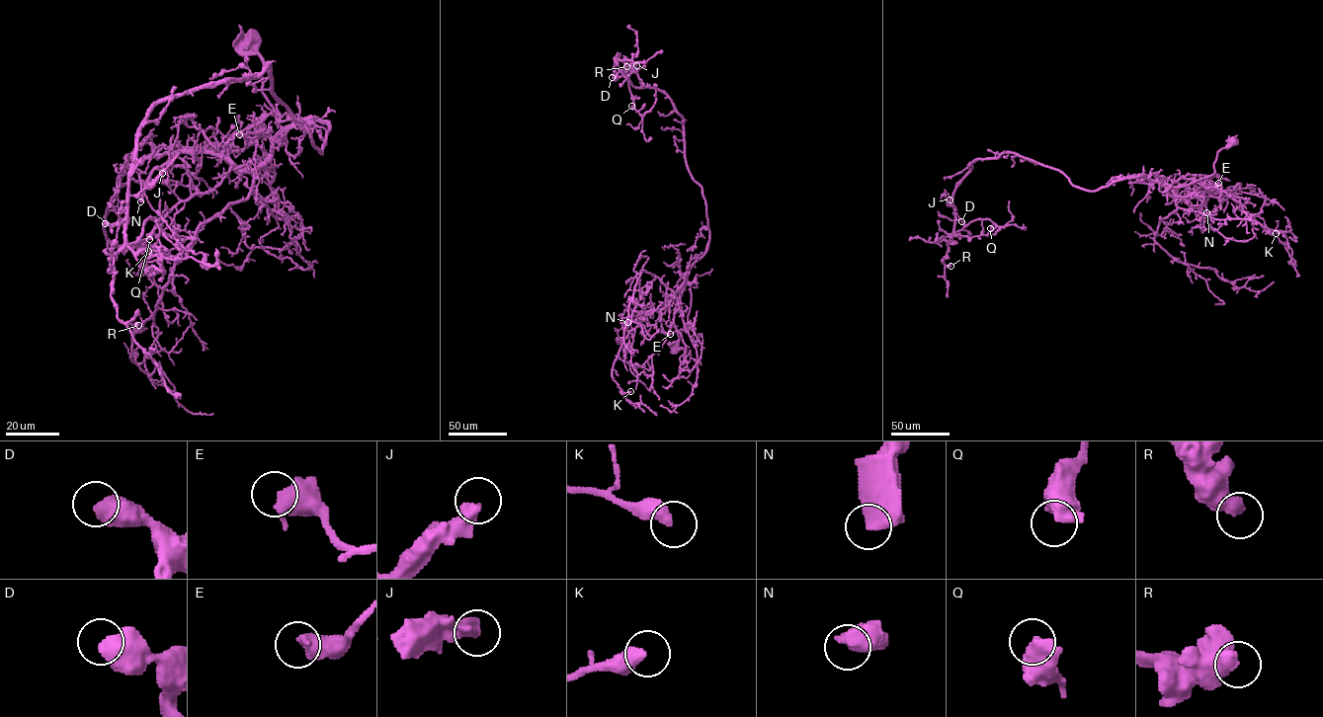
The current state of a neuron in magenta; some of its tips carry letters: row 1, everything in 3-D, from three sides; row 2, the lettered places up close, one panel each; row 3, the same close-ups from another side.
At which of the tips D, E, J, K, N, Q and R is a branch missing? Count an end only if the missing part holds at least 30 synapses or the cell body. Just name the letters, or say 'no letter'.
N

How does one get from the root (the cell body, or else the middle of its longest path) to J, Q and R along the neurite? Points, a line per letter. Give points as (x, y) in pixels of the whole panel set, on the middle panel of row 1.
J: (676, 348), (685, 279), (708, 240), (705, 202), (682, 118), (666, 94), (631, 84), (622, 69), (636, 65)
Q: (676, 348), (691, 305), (685, 279), (708, 240), (705, 202), (672, 100), (634, 87), (620, 69), (631, 106)
R: (676, 348), (685, 279), (708, 240), (705, 202), (682, 118), (615, 62), (626, 66)

